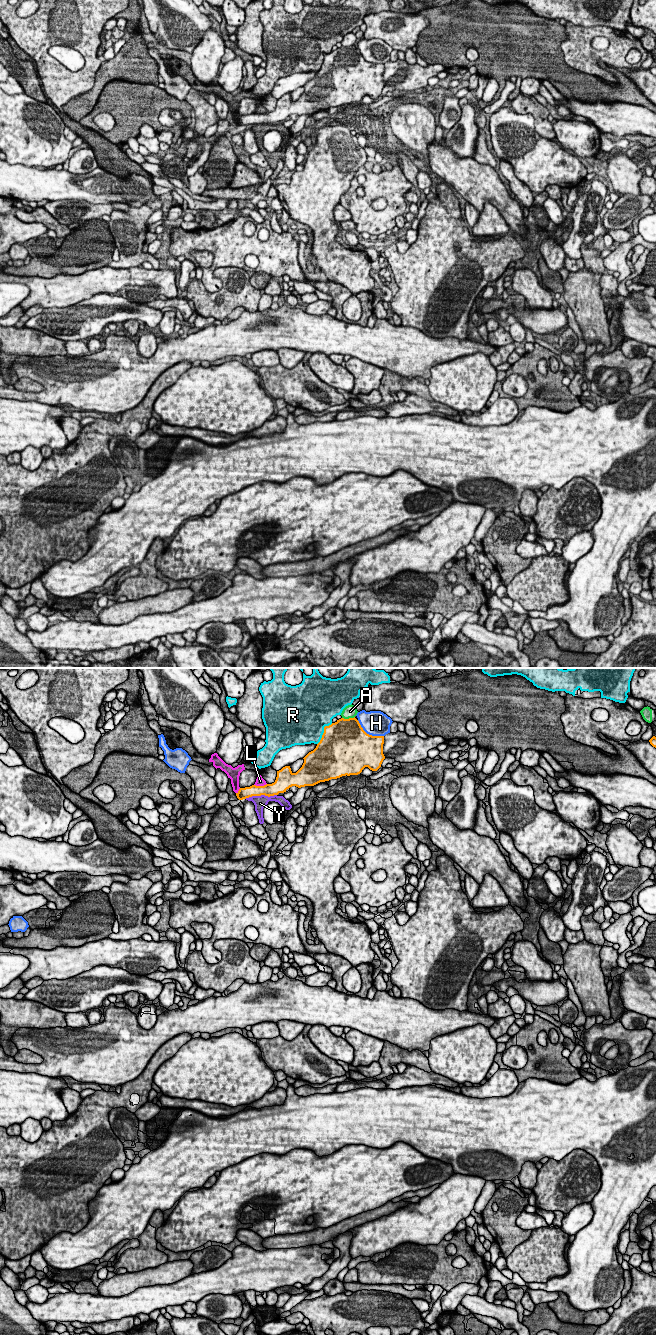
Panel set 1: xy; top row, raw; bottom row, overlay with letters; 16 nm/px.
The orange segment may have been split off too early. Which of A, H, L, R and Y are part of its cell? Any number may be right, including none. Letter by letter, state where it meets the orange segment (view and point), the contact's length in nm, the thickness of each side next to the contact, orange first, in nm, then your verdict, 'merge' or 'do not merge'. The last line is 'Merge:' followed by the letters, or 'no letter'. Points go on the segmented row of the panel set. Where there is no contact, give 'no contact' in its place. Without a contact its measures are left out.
A: contact xy (349, 718); length 220 nm; calibres 480 and 220 nm; do not merge
H: contact xy (368, 734); length 500 nm; calibres 500 and 400 nm; do not merge
L: contact xy (260, 786); length 220 nm; calibres 200 and 140 nm; do not merge
R: contact xy (324, 732); length 420 nm; calibres 500 and 480 nm; do not merge
Y: contact xy (260, 795); length 500 nm; calibres 190 and 200 nm; do not merge
Merge: no letter

